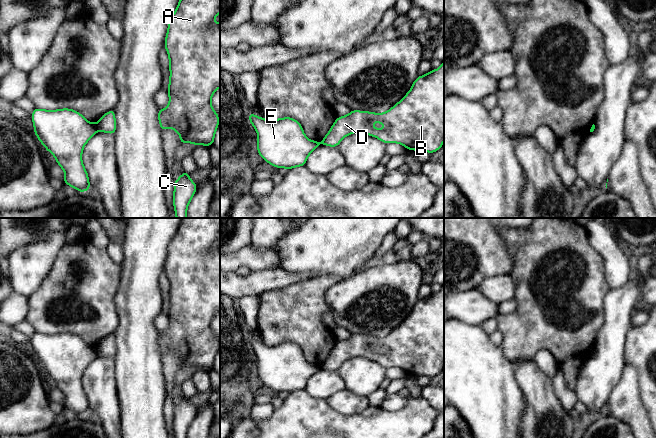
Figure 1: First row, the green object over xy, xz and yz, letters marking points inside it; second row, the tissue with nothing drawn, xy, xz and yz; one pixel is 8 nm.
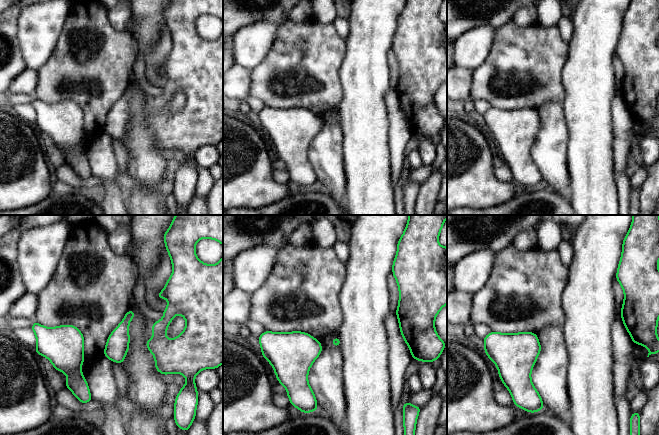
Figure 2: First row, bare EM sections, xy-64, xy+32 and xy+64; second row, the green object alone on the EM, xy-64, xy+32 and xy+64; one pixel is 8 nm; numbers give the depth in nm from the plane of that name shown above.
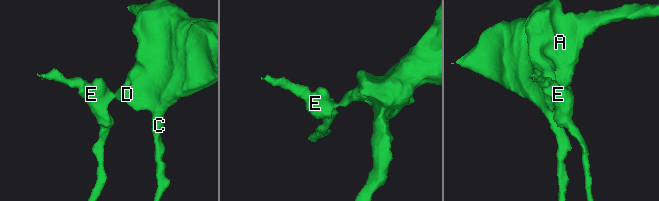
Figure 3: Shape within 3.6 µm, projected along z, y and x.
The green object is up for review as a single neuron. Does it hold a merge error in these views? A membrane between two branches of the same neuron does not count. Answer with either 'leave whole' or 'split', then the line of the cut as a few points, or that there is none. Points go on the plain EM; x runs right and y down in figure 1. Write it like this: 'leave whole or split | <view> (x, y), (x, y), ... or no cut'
split | xy (96, 349), (97, 353)

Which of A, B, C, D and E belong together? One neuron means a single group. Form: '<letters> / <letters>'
A B C D / E

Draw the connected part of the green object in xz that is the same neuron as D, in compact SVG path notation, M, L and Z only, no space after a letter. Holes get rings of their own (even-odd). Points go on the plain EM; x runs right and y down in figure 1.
M444 285L436 294L431 294L429 297L418 300L413 306L408 317L391 333L384 337L373 337L369 335L352 334L349 338L337 341L329 356L321 365L321 368L330 371L337 371L342 363L352 357L364 357L376 361L385 368L398 367L406 371L407 374L424 375L434 377L443 371L444 365ZM371 347L383 347L385 353L376 353Z

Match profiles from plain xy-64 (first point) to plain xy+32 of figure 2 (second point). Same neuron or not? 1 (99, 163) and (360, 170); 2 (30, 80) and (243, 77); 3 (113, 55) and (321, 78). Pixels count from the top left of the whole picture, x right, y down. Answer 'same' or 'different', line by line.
1: different
2: same
3: same

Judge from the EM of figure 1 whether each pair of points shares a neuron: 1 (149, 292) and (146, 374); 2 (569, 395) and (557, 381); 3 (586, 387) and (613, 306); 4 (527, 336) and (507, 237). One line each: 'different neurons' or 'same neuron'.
1: same neuron
2: same neuron
3: same neuron
4: same neuron

